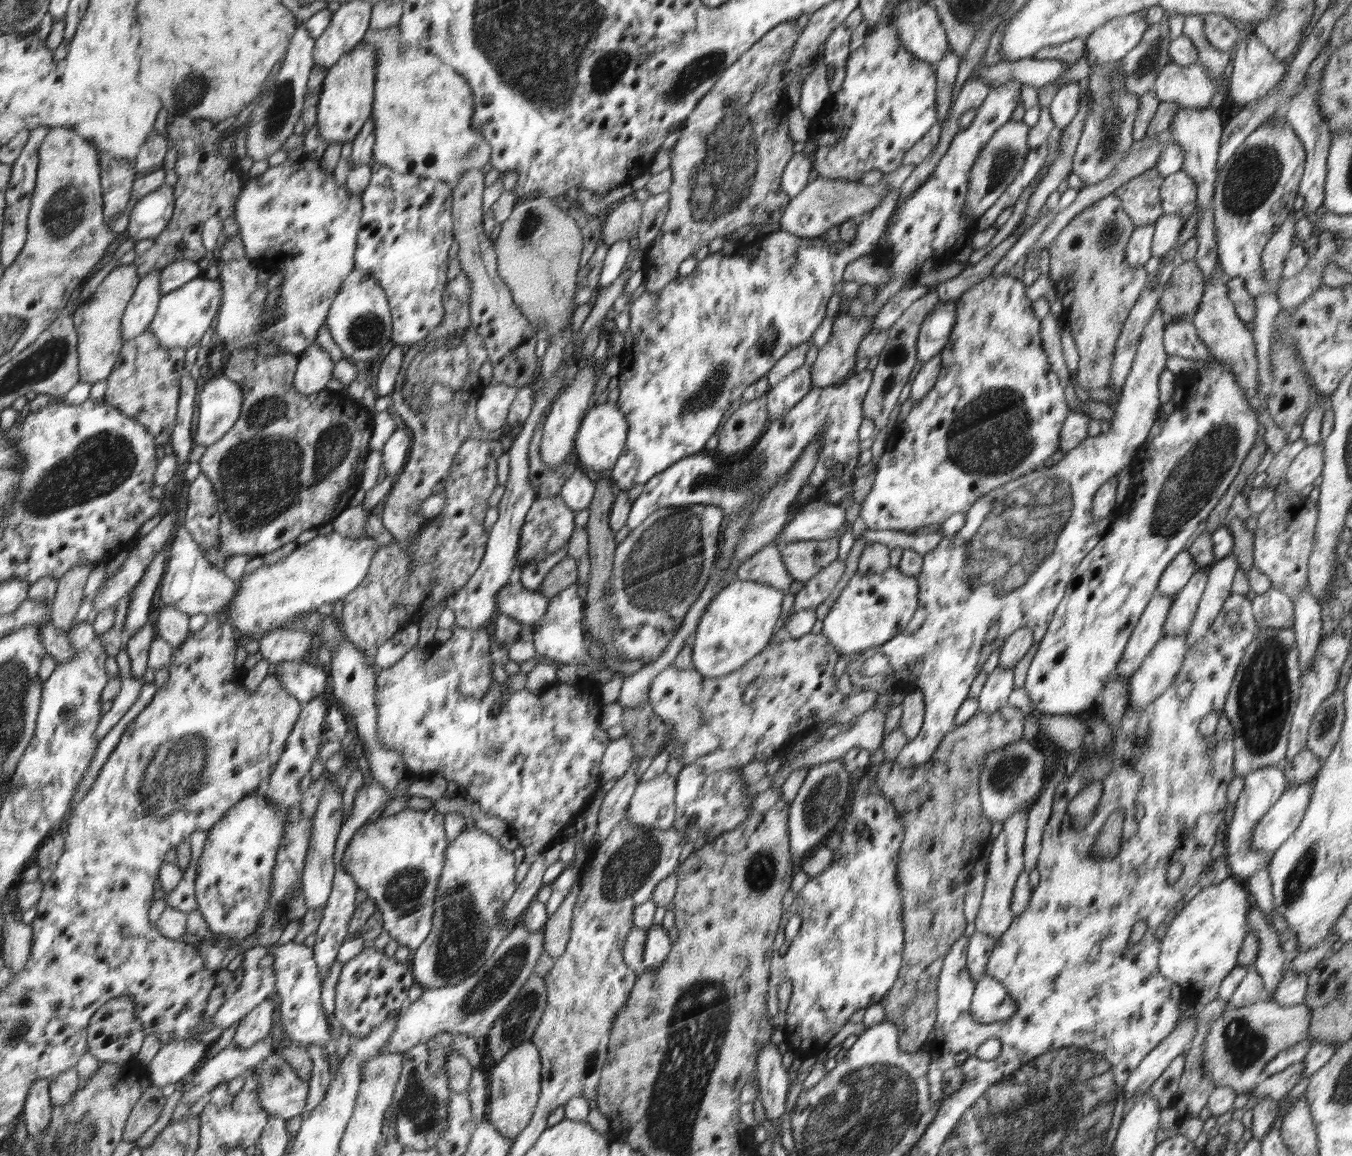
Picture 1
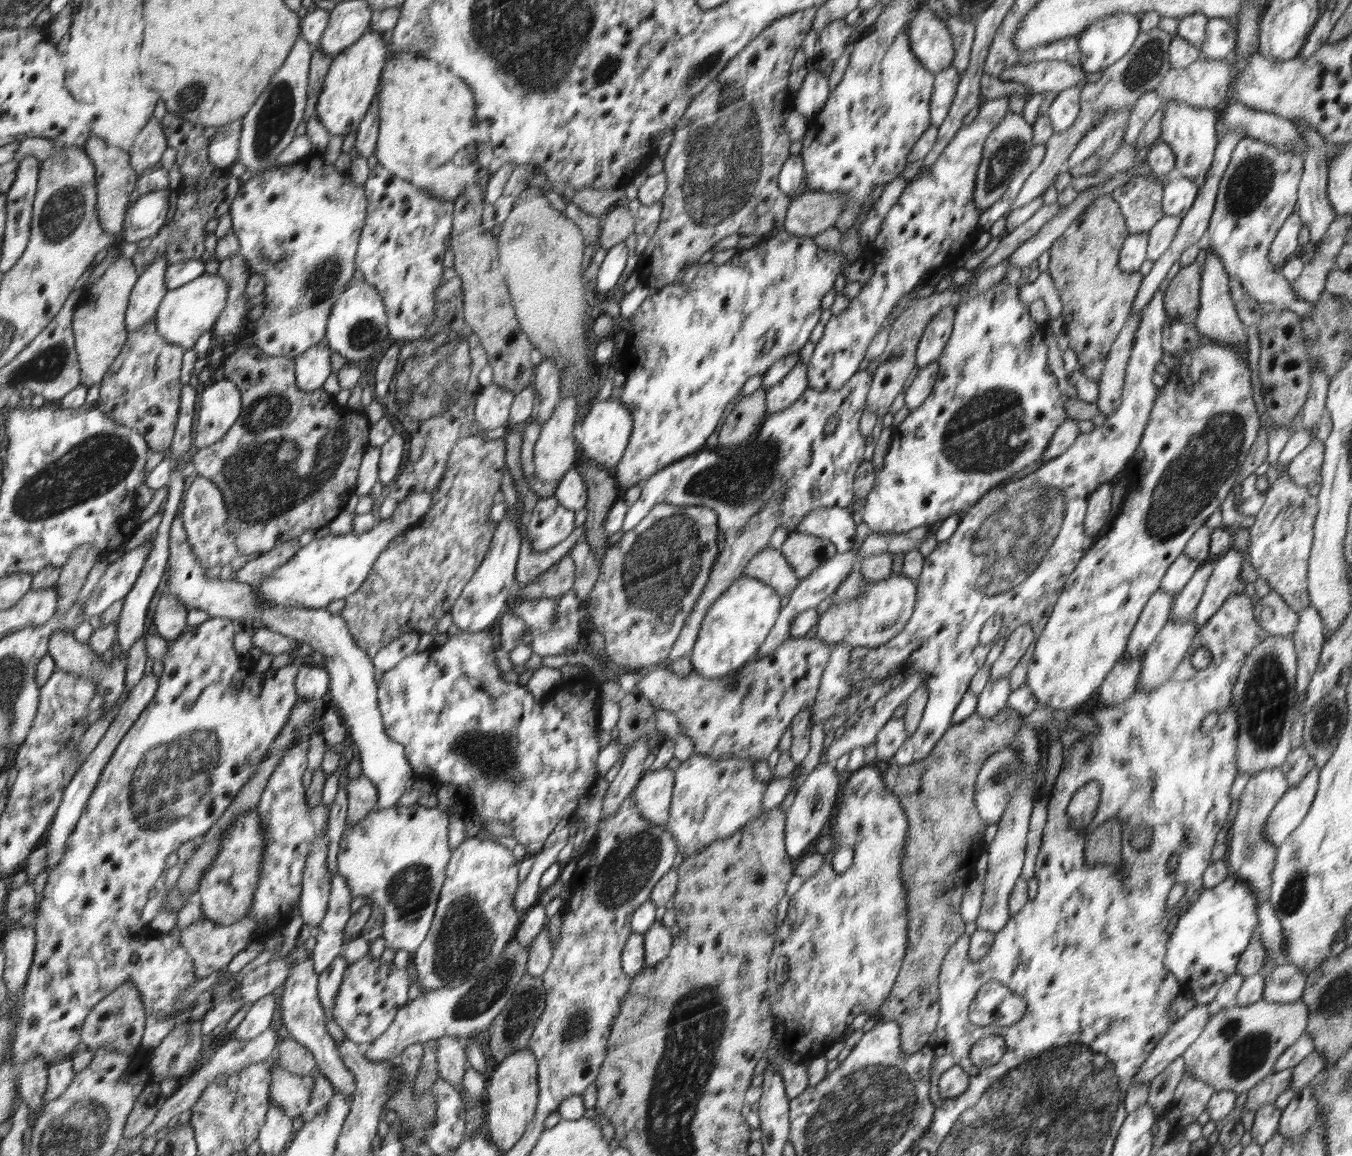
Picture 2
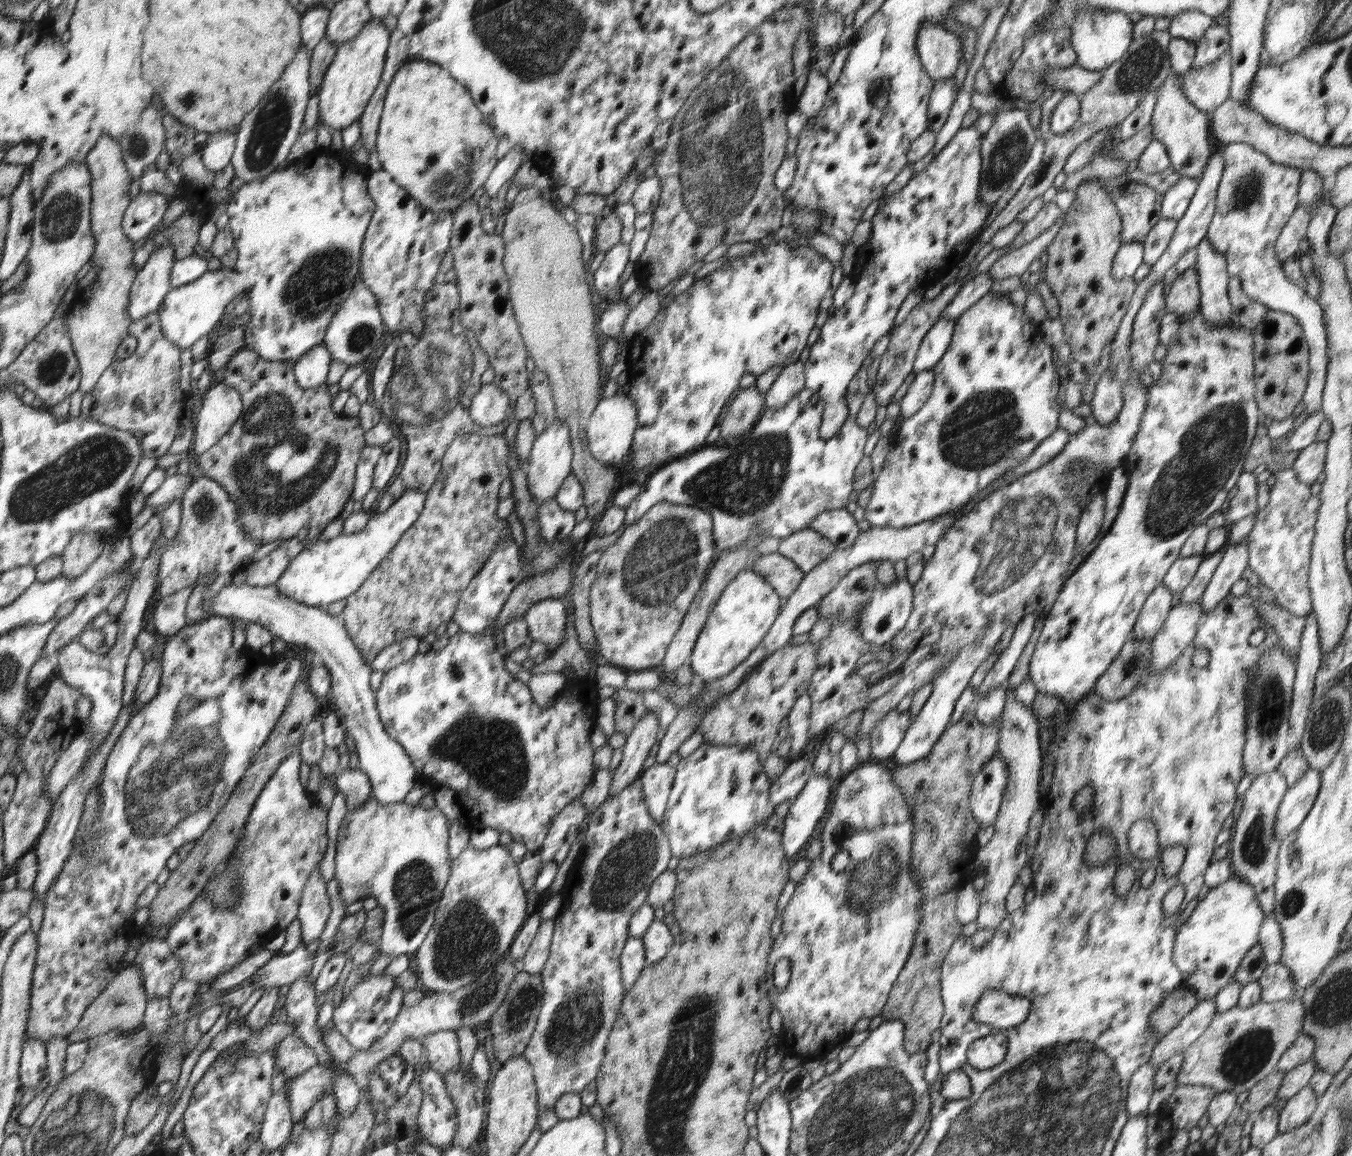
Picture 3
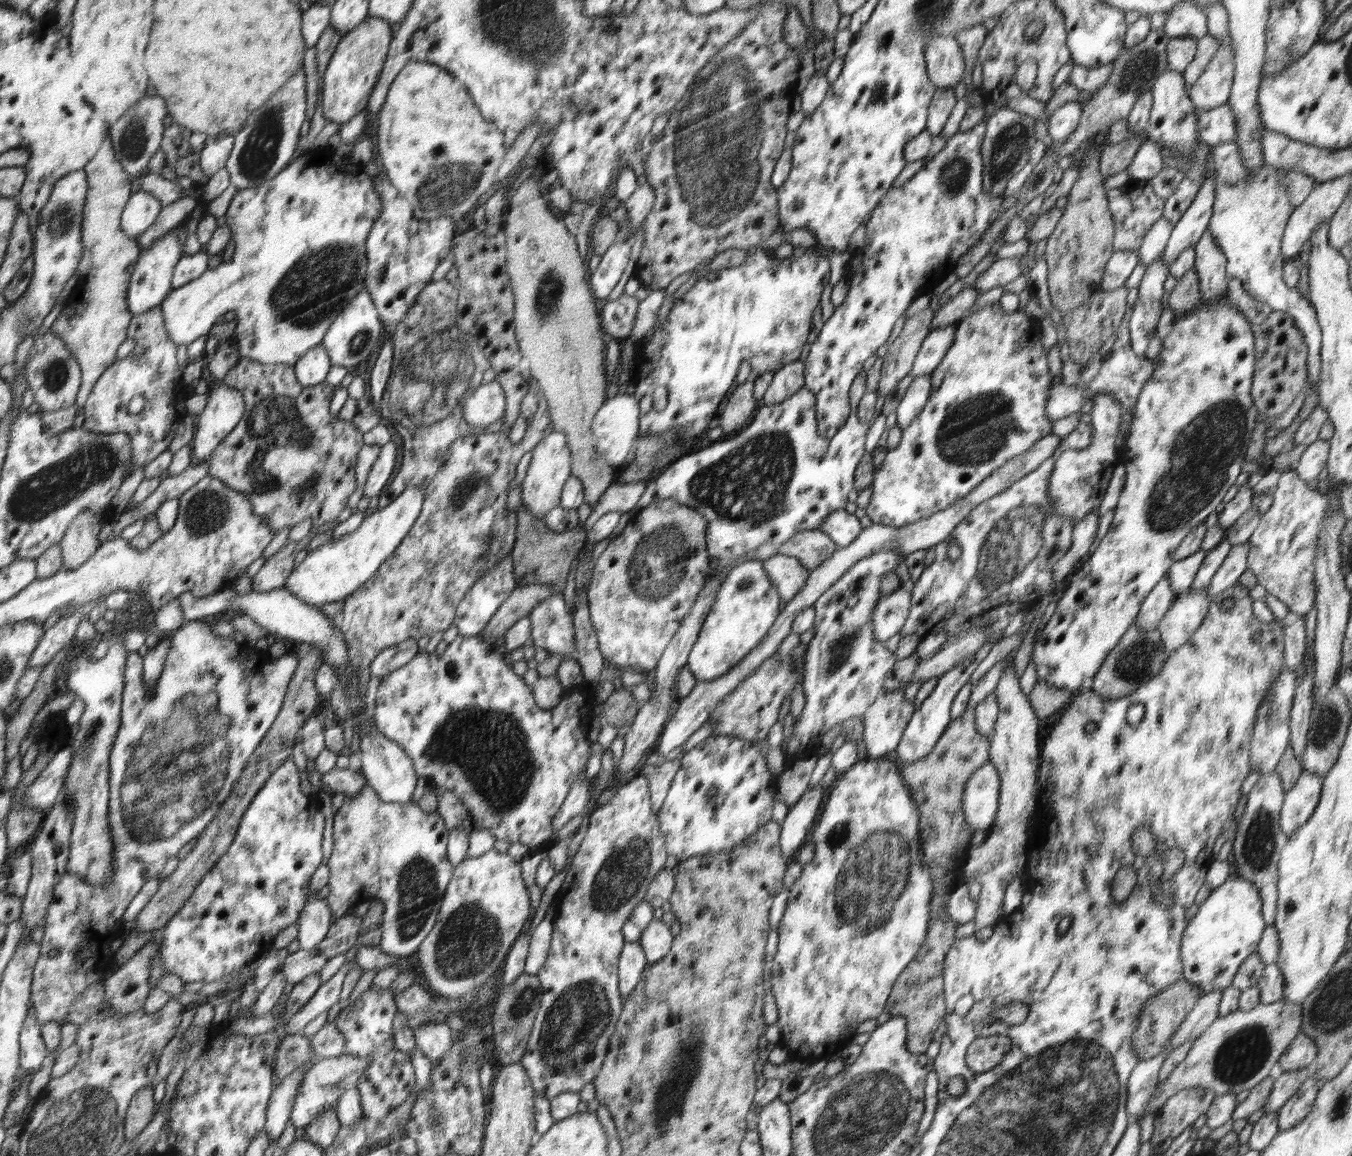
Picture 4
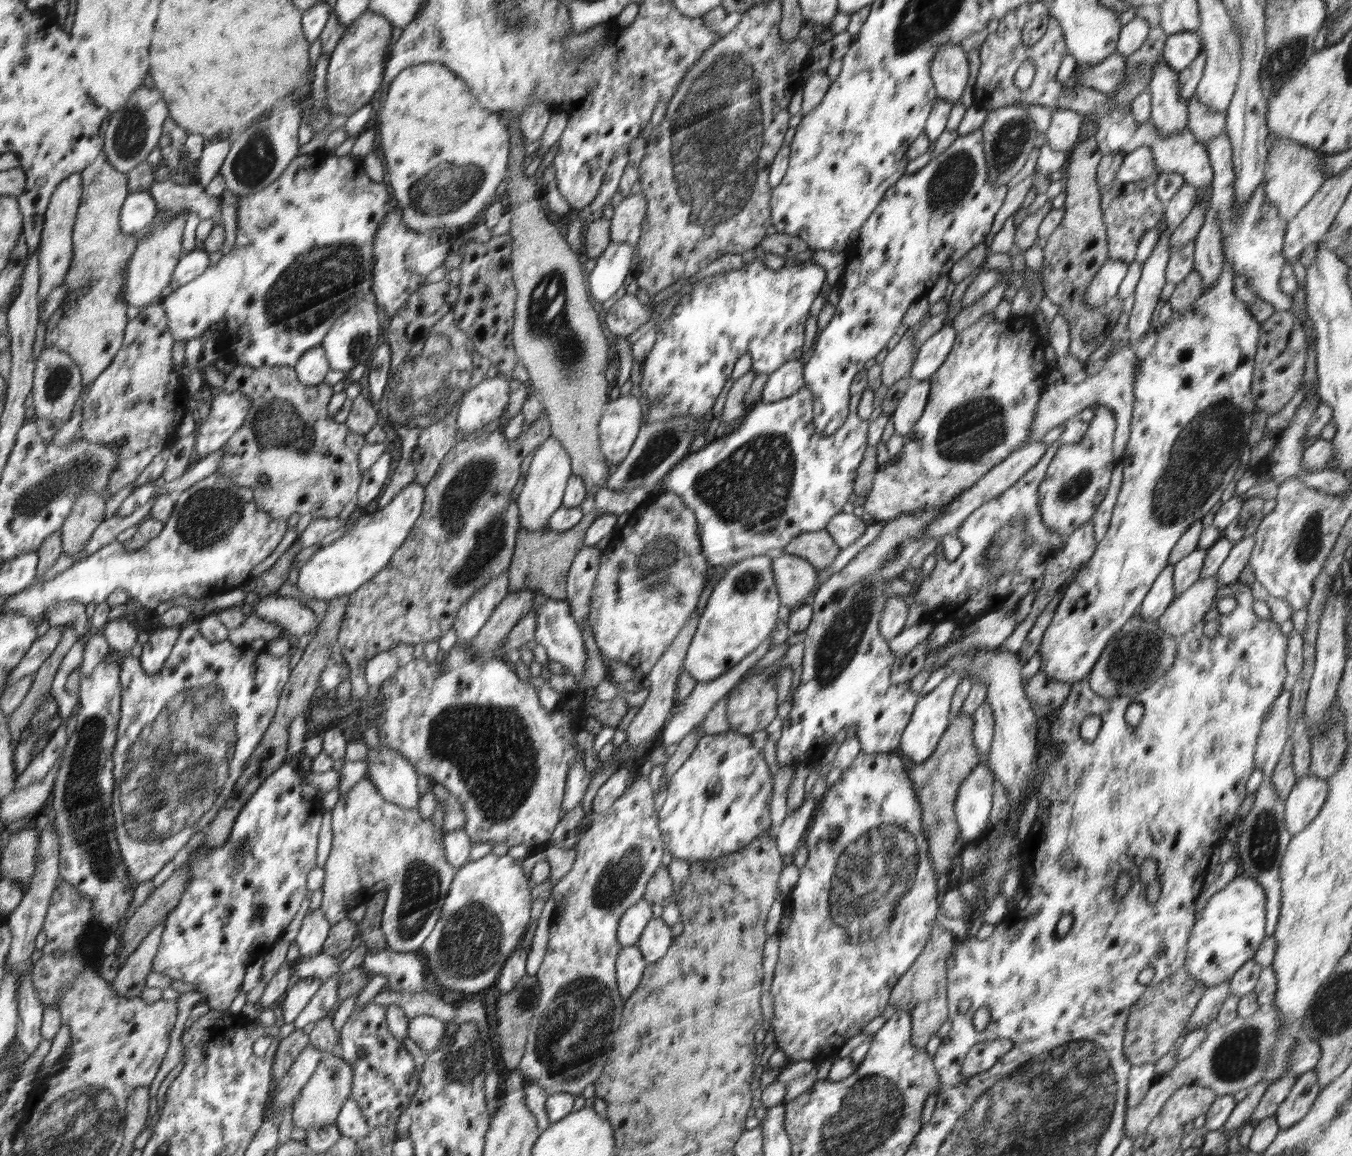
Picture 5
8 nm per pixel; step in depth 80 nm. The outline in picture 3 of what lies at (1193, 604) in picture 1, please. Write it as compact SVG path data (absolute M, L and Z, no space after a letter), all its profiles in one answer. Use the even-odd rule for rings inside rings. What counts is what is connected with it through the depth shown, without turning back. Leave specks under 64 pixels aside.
M1229 545L1220 548L1220 550L1214 552L1214 554L1204 556L1192 581L1190 581L1188 586L1186 586L1186 589L1176 597L1176 601L1179 601L1180 603L1191 603L1200 600L1206 591L1218 564L1220 564L1220 560L1224 557L1224 552L1226 552L1228 546Z

